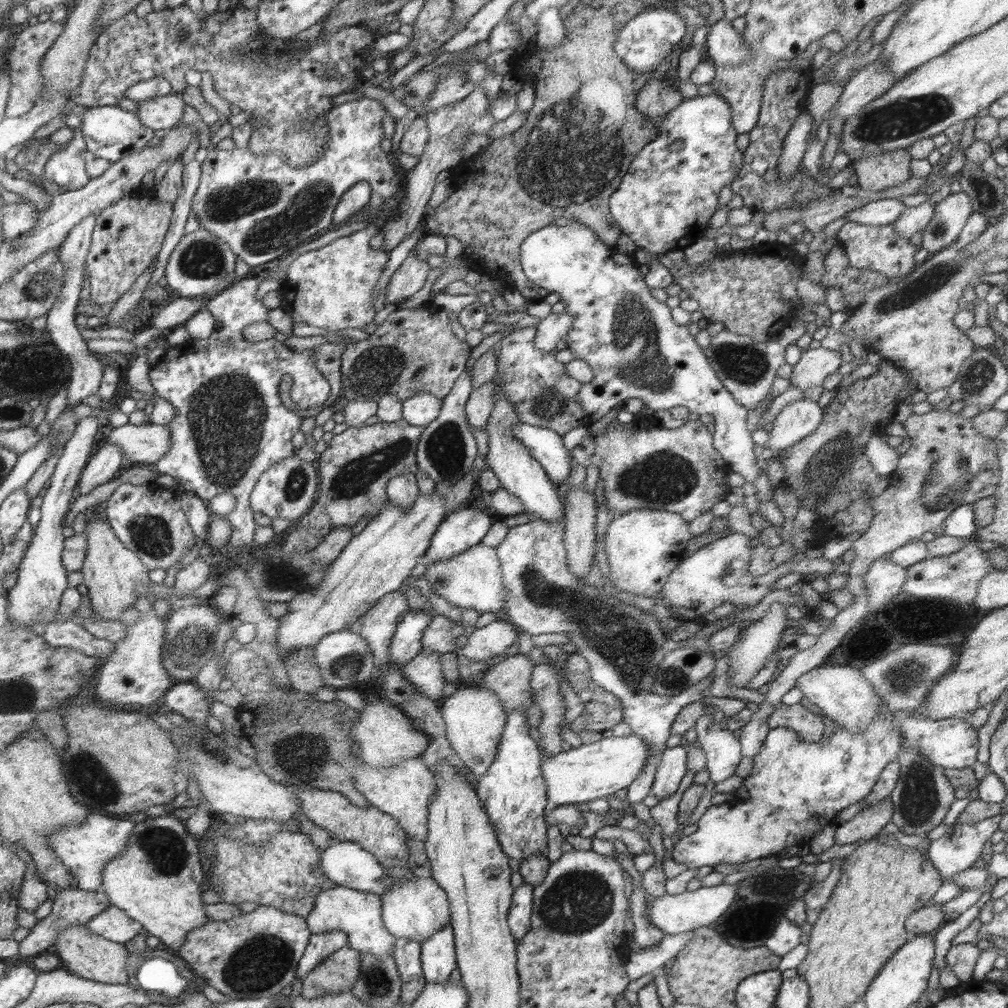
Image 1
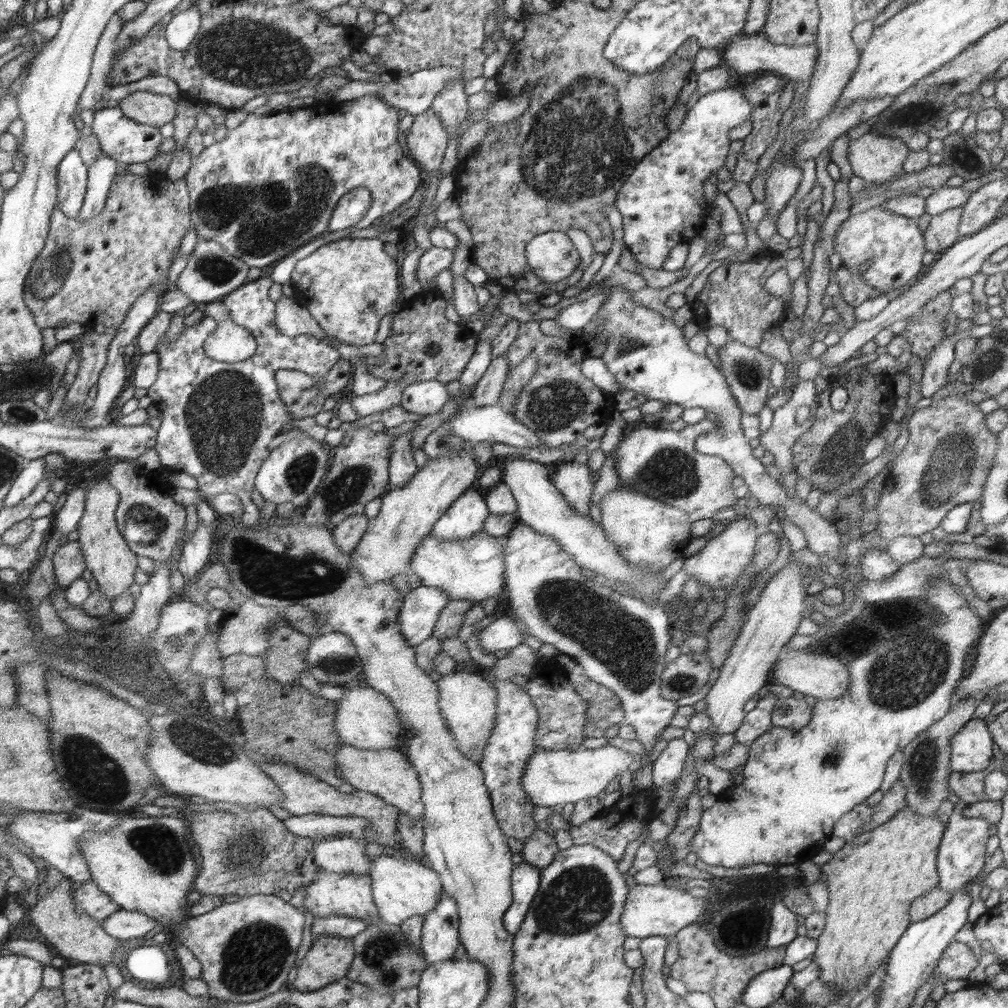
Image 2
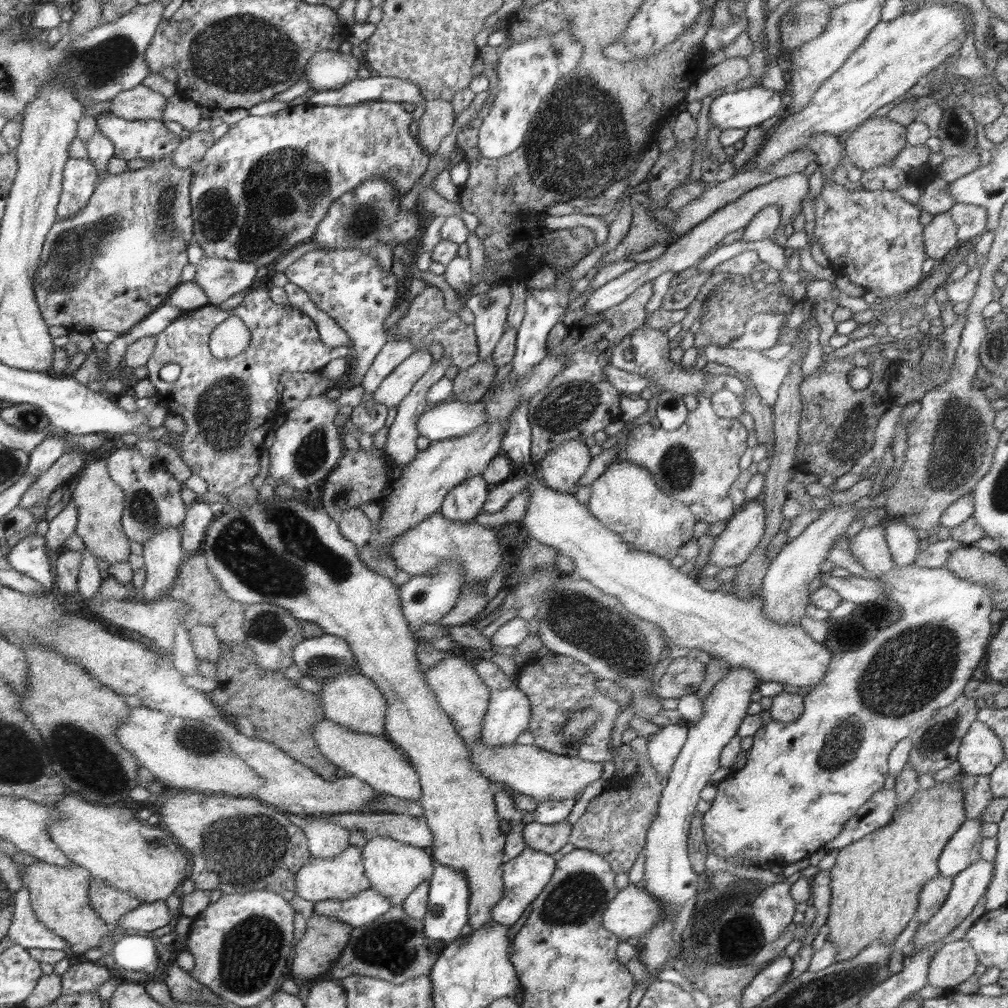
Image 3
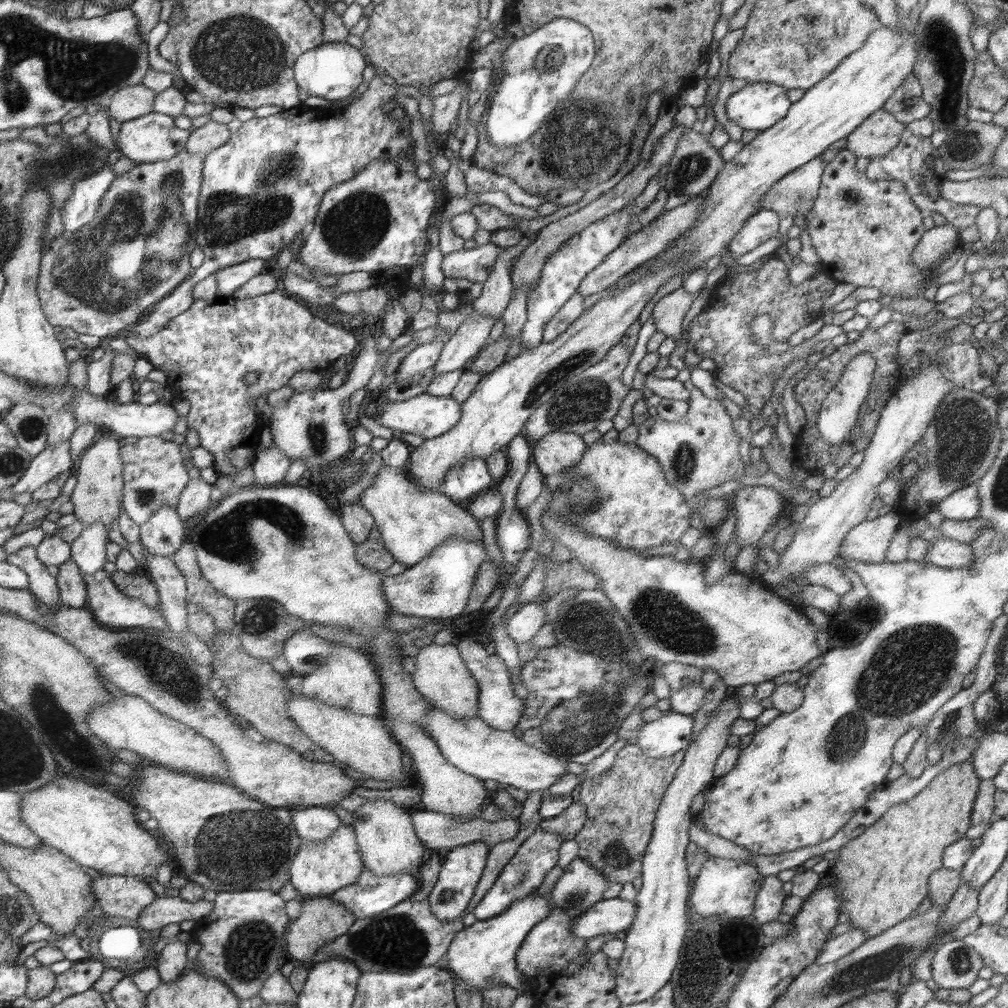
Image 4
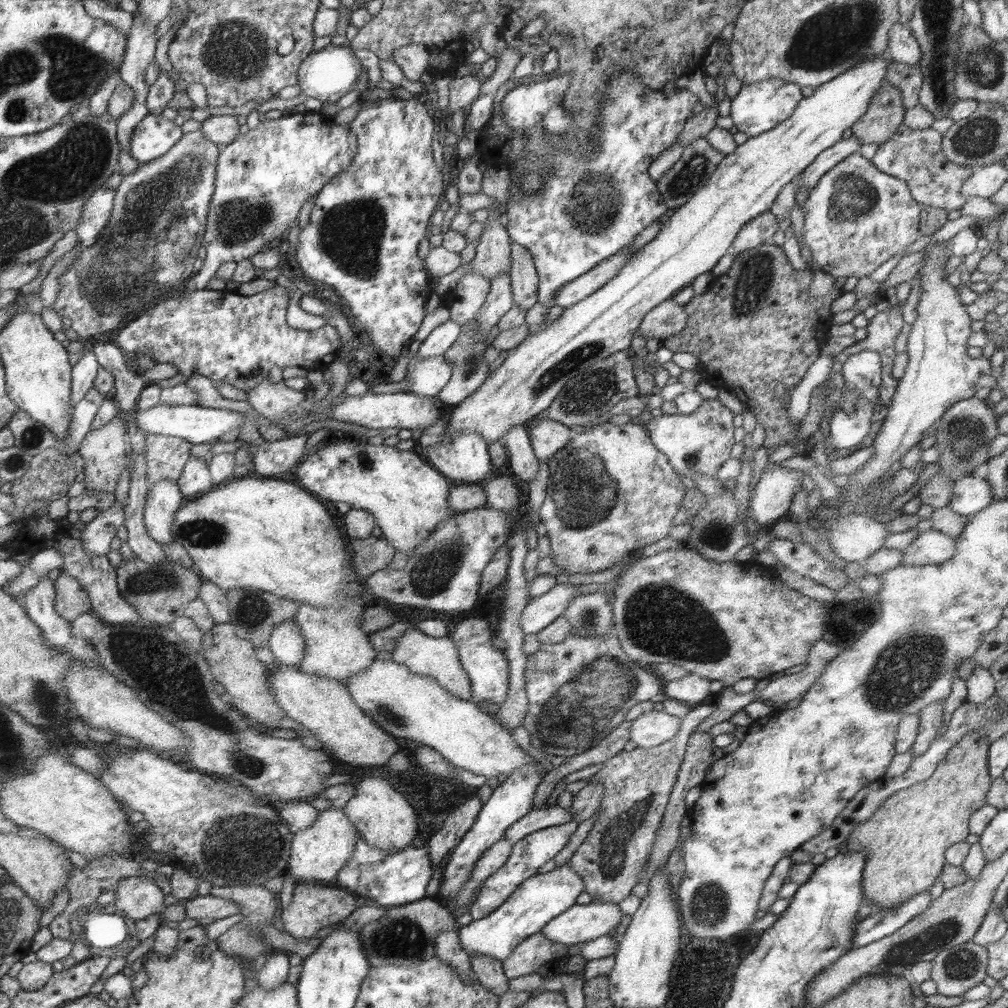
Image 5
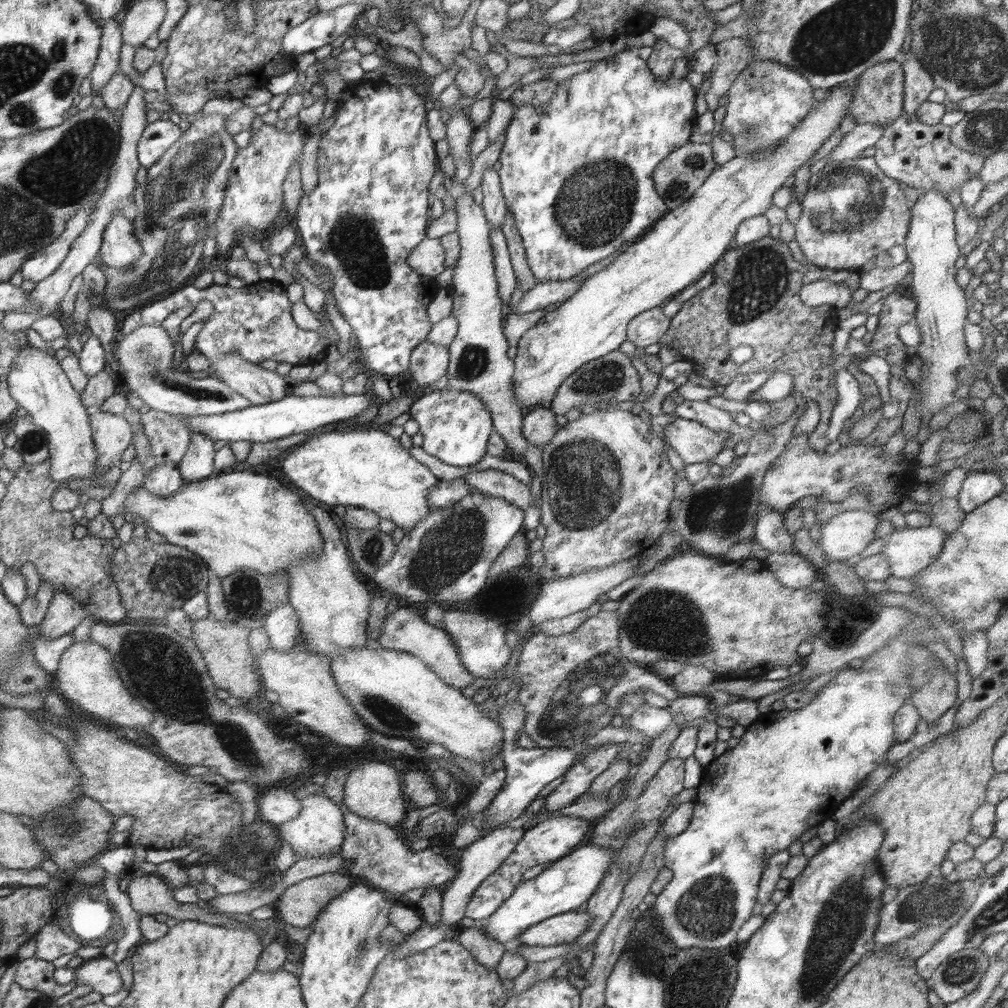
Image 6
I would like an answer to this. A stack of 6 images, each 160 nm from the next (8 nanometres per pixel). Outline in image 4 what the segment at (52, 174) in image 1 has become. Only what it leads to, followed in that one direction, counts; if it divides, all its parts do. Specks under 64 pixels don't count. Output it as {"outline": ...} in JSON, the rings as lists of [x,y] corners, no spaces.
{"outline":[[[106,166],[89,174],[90,178],[84,178],[74,186],[74,194],[62,206],[65,230],[68,234],[75,233],[94,218],[101,205],[102,196],[110,190],[115,176],[113,166]]]}

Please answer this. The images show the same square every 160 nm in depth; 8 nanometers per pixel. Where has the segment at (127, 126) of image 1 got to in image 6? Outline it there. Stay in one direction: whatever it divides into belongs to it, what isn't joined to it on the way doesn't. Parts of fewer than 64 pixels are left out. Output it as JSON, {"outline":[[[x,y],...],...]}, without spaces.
{"outline":[[[158,119],[148,123],[137,144],[137,157],[140,164],[147,169],[156,165],[182,133],[180,127],[170,119]]]}

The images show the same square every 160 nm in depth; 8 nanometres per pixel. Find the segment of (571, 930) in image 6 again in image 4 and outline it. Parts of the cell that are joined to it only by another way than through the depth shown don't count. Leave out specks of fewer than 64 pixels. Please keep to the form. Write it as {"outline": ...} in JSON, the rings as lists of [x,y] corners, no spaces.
{"outline":[[[622,898],[603,899],[600,903],[590,907],[578,919],[572,922],[572,932],[576,938],[584,940],[594,937],[628,931],[636,919],[636,904],[634,901]]]}

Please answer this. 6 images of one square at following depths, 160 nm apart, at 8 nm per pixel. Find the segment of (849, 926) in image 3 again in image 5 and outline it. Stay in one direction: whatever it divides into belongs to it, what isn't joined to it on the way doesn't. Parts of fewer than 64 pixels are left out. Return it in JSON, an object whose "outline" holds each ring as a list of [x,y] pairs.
{"outline":[[[981,730],[967,734],[948,752],[947,757],[939,762],[931,777],[910,788],[895,792],[887,798],[875,813],[849,834],[849,851],[865,850],[866,866],[862,876],[864,899],[872,899],[873,910],[894,909],[930,889],[940,877],[945,862],[946,849],[957,842],[966,840],[969,835],[969,818],[987,803],[987,794],[992,782],[988,770],[989,743],[981,738]]]}

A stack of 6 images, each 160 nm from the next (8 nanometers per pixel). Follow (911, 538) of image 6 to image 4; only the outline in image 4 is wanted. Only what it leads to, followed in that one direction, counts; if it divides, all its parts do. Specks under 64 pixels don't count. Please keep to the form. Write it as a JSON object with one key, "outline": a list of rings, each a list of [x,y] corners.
{"outline":[[[942,536],[931,542],[927,552],[926,562],[946,568],[967,568],[975,560],[974,551],[970,545],[952,541]]]}

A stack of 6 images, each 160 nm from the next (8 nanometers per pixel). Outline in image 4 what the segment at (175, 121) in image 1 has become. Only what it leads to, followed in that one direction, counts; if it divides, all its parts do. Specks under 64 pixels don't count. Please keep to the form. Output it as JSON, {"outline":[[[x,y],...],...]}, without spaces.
{"outline":[[[142,83],[121,88],[107,101],[110,118],[123,123],[151,113],[156,95],[157,92]]]}

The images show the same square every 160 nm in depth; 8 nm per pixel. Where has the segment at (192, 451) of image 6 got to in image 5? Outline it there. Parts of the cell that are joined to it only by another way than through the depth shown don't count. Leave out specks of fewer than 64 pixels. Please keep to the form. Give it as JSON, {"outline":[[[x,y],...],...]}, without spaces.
{"outline":[[[191,457],[177,485],[186,500],[196,499],[215,487],[204,458]]]}

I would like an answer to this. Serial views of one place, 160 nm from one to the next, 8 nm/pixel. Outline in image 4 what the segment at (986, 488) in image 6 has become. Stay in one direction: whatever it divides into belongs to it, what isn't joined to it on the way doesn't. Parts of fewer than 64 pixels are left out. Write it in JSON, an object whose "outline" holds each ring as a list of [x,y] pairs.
{"outline":[[[976,482],[965,486],[939,502],[938,510],[944,519],[962,521],[977,518],[980,514],[978,493]]]}

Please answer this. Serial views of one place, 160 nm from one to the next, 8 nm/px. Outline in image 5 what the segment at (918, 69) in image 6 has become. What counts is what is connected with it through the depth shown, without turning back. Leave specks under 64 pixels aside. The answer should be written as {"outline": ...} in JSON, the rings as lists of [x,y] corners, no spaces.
{"outline":[[[896,23],[892,25],[890,30],[890,38],[888,38],[888,58],[896,62],[905,62],[906,64],[919,67],[919,60],[922,51],[918,41],[906,28],[904,23]]]}

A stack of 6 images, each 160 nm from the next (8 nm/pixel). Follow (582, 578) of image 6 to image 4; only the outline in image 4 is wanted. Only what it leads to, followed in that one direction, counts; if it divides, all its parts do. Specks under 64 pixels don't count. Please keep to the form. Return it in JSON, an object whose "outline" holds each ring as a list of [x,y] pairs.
{"outline":[[[530,602],[518,609],[512,618],[507,620],[507,636],[516,644],[529,643],[540,627],[546,623],[545,612],[541,603]]]}

